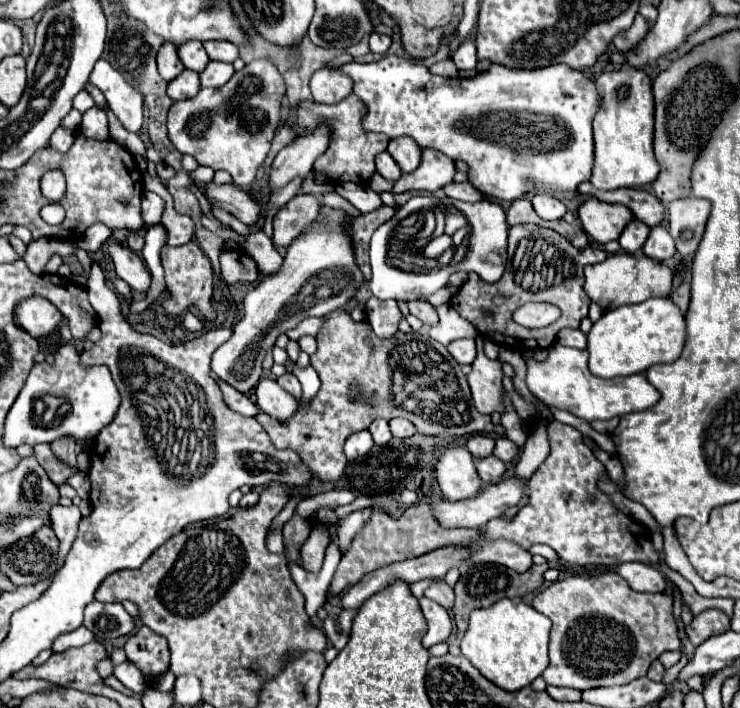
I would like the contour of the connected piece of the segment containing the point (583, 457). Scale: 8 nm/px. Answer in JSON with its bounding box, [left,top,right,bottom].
[482,420,658,566]

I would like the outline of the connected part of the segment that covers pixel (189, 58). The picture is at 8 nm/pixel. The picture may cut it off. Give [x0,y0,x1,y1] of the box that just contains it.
[178,40,210,72]

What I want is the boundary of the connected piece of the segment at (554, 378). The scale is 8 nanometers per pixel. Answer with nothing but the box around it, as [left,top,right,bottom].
[526,344,660,422]

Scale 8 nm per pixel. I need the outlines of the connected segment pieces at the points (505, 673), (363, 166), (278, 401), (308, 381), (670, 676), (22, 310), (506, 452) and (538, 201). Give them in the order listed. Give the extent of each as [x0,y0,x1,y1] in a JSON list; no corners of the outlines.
[[462,598,552,692],[292,94,388,184],[256,380,298,422],[290,364,320,406],[662,653,688,685],[14,296,64,338],[494,436,520,464],[532,194,566,220]]

